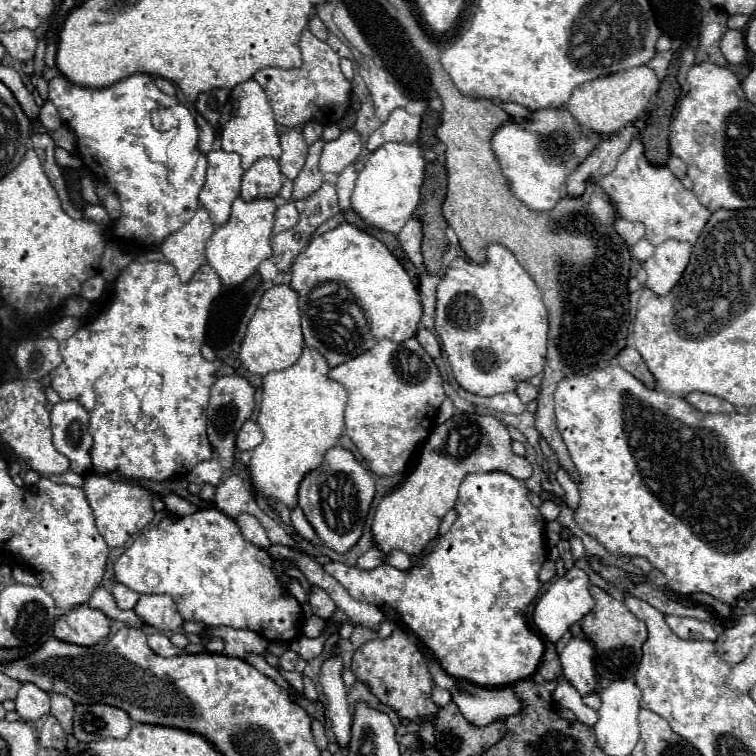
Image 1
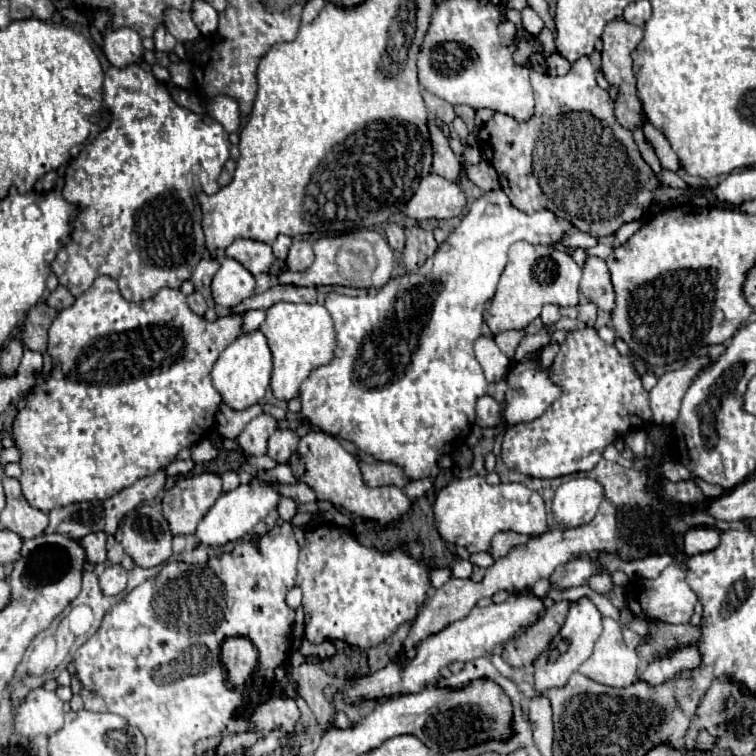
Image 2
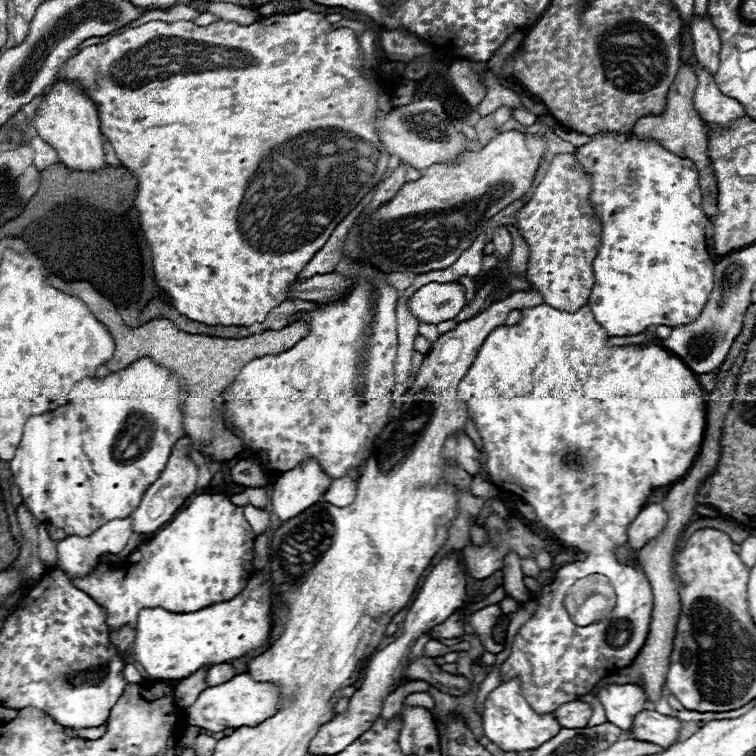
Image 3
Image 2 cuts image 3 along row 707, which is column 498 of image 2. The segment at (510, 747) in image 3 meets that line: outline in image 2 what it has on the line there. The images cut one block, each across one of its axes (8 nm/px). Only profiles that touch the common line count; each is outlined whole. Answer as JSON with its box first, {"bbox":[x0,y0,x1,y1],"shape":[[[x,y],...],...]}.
{"bbox":[434,476,548,554],"shape":[[[482,476],[456,478],[444,486],[434,502],[434,518],[440,536],[448,544],[464,546],[470,554],[486,552],[492,536],[500,530],[514,530],[530,536],[540,536],[548,530],[544,500],[538,492],[526,488],[524,484],[490,486]]]}

